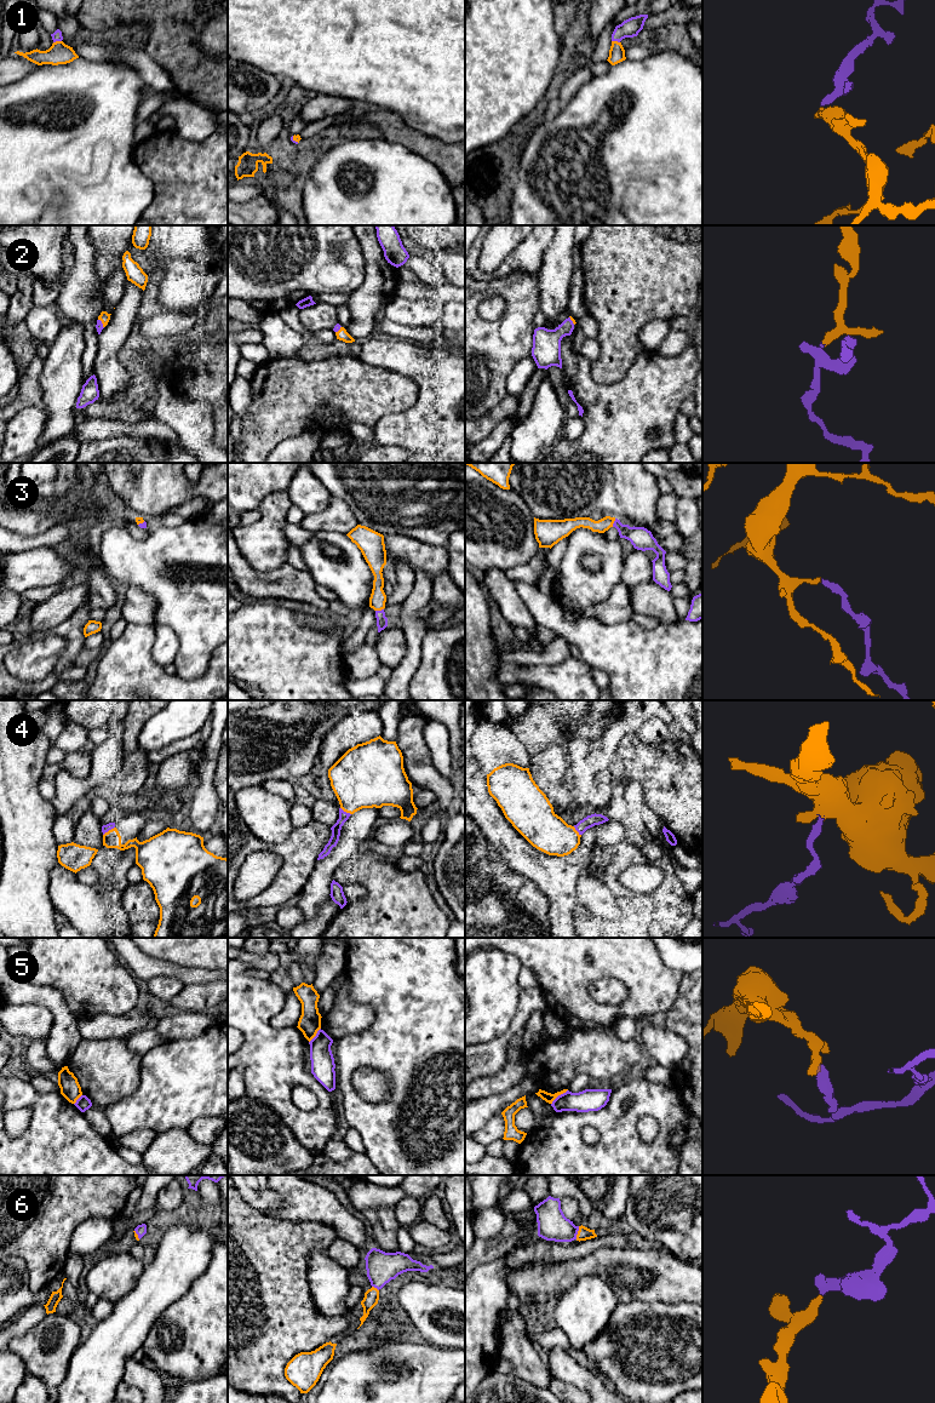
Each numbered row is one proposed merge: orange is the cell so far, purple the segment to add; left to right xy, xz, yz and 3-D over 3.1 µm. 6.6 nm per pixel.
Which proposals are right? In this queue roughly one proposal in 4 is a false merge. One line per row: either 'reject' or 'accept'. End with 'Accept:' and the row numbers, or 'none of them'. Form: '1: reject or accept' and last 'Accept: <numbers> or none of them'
1: accept
2: accept
3: accept
4: accept
5: reject
6: accept
Accept: 1, 2, 3, 4, 6

